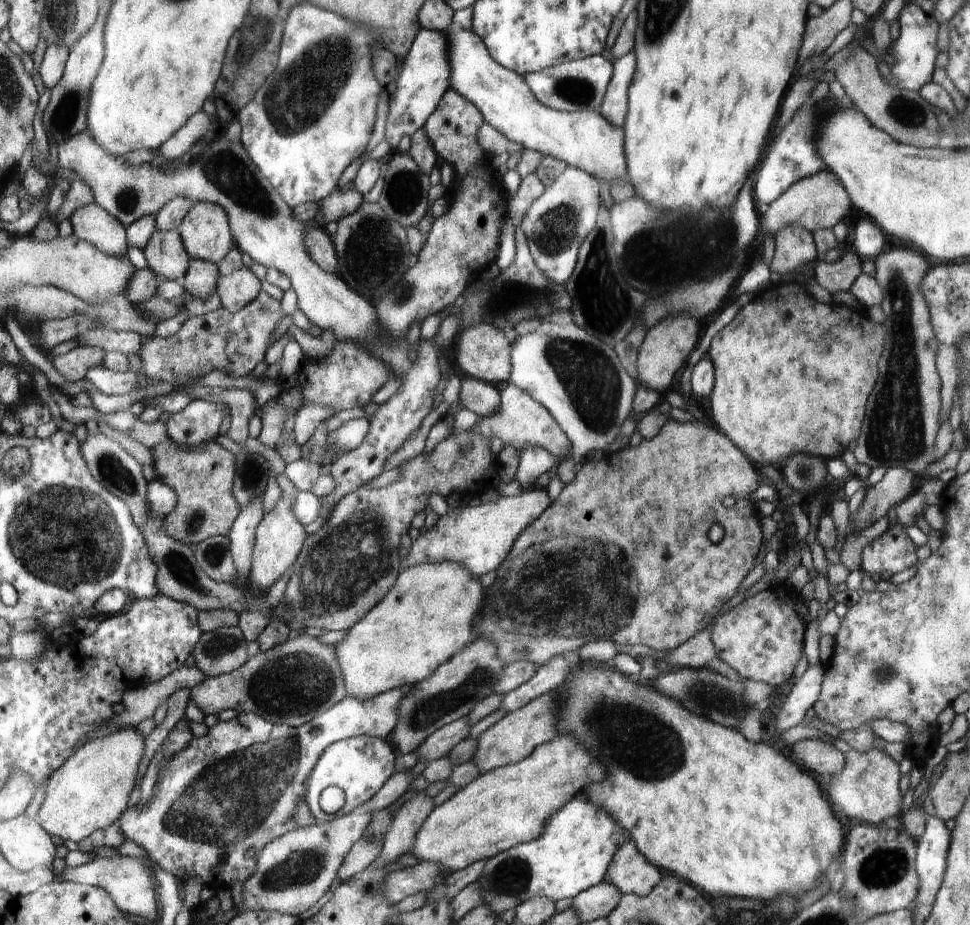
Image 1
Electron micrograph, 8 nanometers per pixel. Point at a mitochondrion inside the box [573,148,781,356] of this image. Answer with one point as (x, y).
(667, 231)

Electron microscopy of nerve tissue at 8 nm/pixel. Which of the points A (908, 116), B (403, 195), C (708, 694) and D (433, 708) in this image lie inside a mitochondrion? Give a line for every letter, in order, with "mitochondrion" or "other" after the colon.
A: mitochondrion
B: mitochondrion
C: mitochondrion
D: mitochondrion

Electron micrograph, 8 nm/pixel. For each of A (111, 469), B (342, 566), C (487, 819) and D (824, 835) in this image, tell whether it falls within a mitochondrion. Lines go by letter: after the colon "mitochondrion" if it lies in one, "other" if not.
A: mitochondrion
B: mitochondrion
C: other
D: other

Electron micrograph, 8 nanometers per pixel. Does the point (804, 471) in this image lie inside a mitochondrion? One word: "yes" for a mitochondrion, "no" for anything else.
yes

